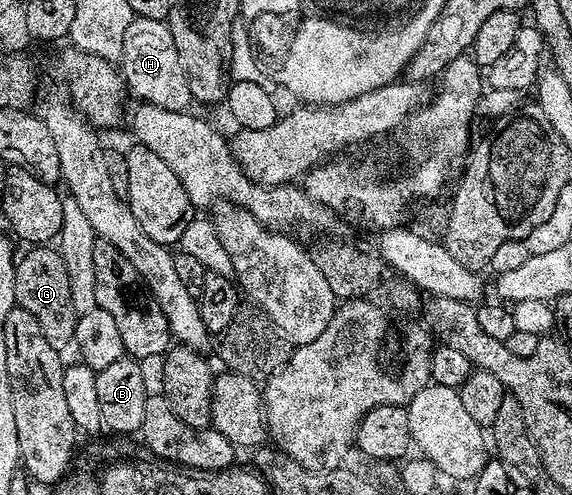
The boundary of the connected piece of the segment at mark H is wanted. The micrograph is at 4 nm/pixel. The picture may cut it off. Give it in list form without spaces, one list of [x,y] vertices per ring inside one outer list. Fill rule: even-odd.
[[[132,16],[129,27],[125,27],[121,72],[128,90],[134,96],[136,93],[140,102],[174,113],[182,113],[192,108],[193,98],[187,72],[177,55],[177,43],[173,43],[171,26],[167,21]]]

